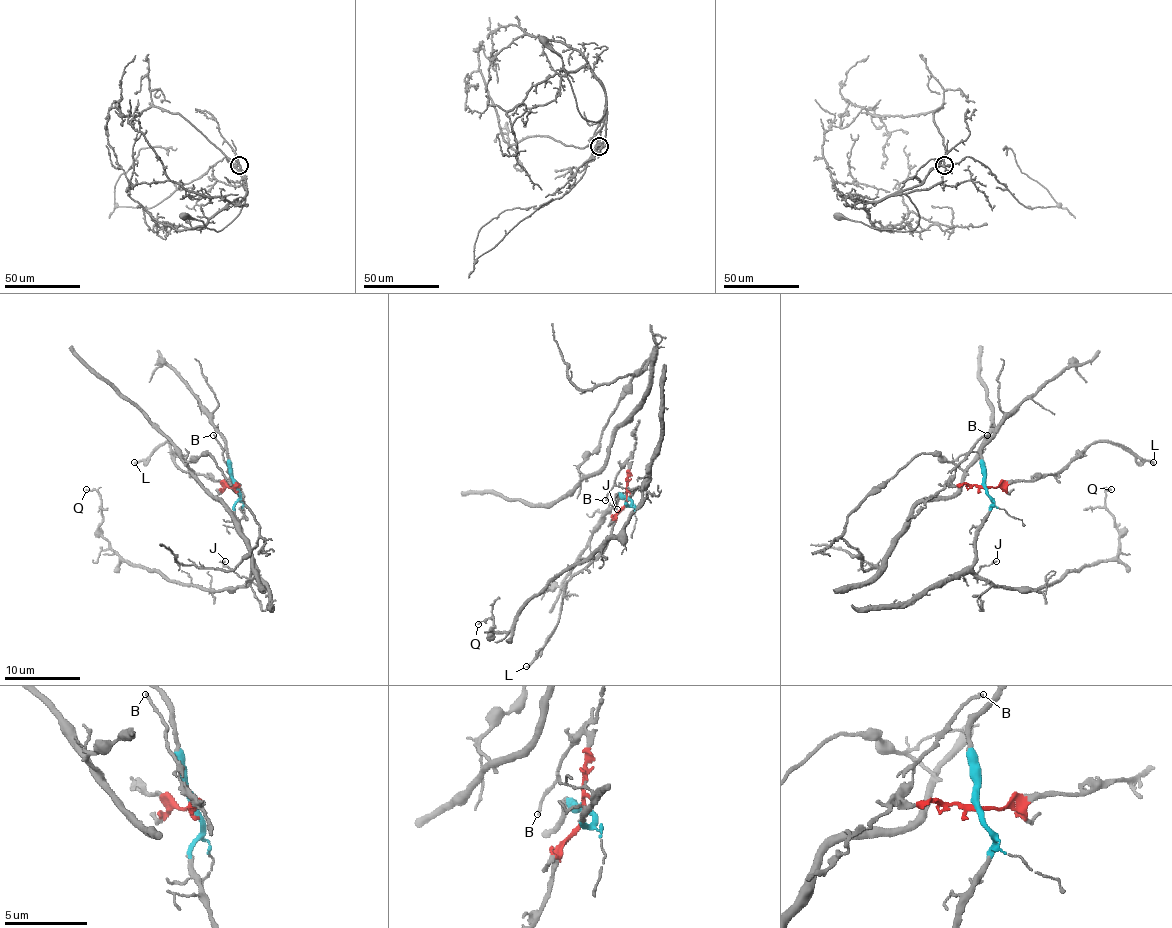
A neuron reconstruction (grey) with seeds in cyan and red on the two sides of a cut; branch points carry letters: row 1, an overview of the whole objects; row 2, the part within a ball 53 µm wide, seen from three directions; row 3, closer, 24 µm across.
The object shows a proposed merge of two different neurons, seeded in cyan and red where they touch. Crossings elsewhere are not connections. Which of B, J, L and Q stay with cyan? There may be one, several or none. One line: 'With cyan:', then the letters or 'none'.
With cyan: J, Q

